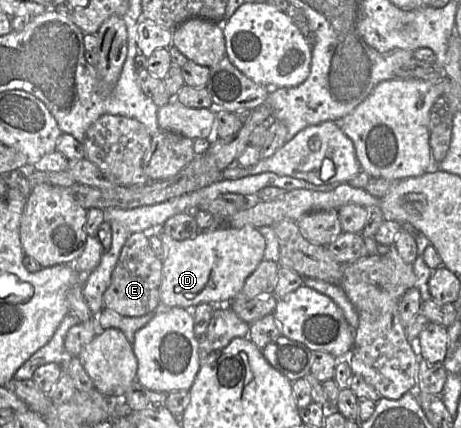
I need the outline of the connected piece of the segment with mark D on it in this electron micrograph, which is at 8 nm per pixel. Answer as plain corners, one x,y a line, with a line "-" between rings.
245,225
241,228
224,228
214,231
200,231
194,238
175,240
163,232
162,226
156,229
167,246
163,261
162,283
160,288
160,307
181,307
193,310
201,303
228,305
240,293
245,280
264,259
266,241
257,227

